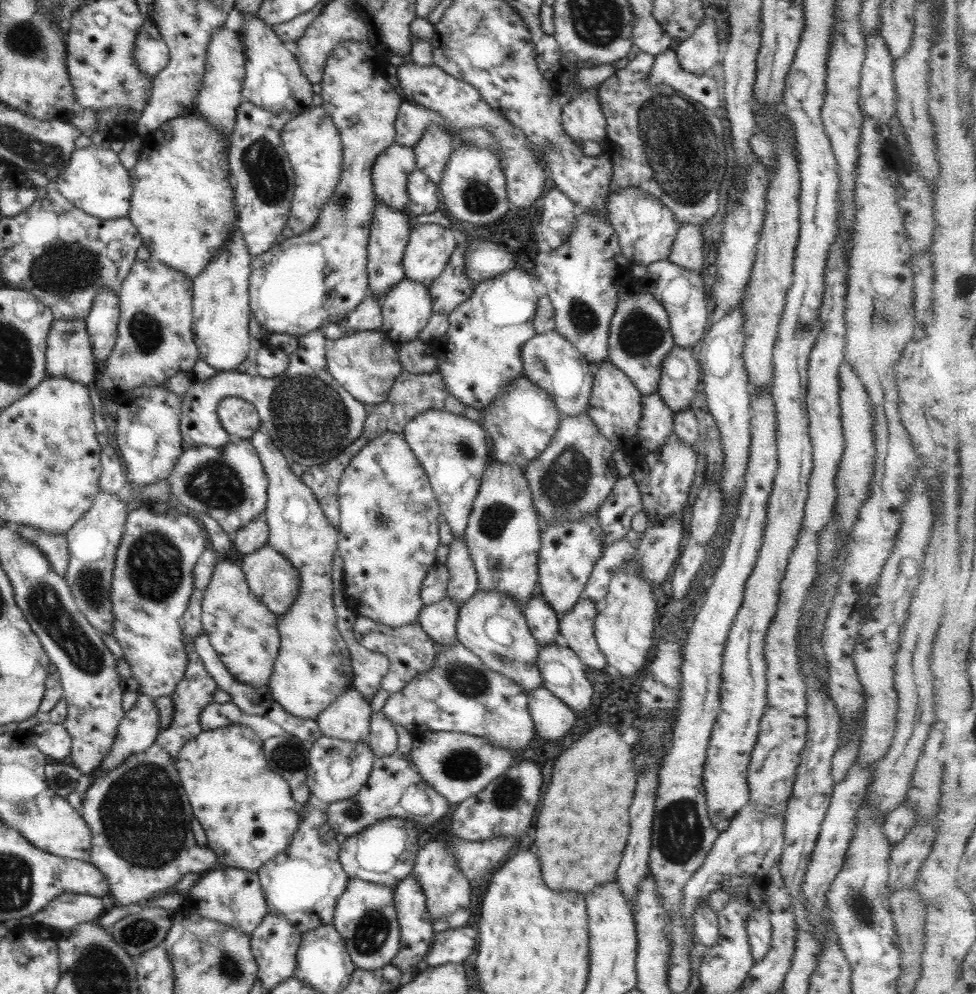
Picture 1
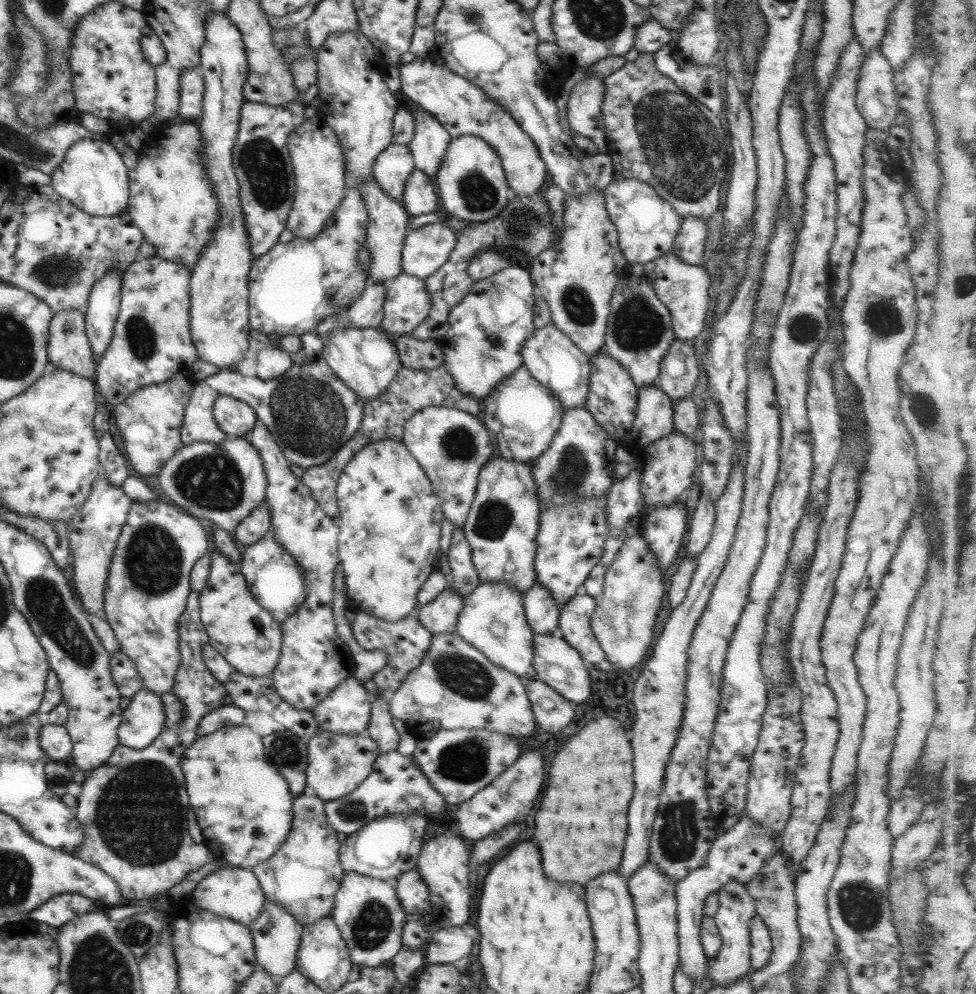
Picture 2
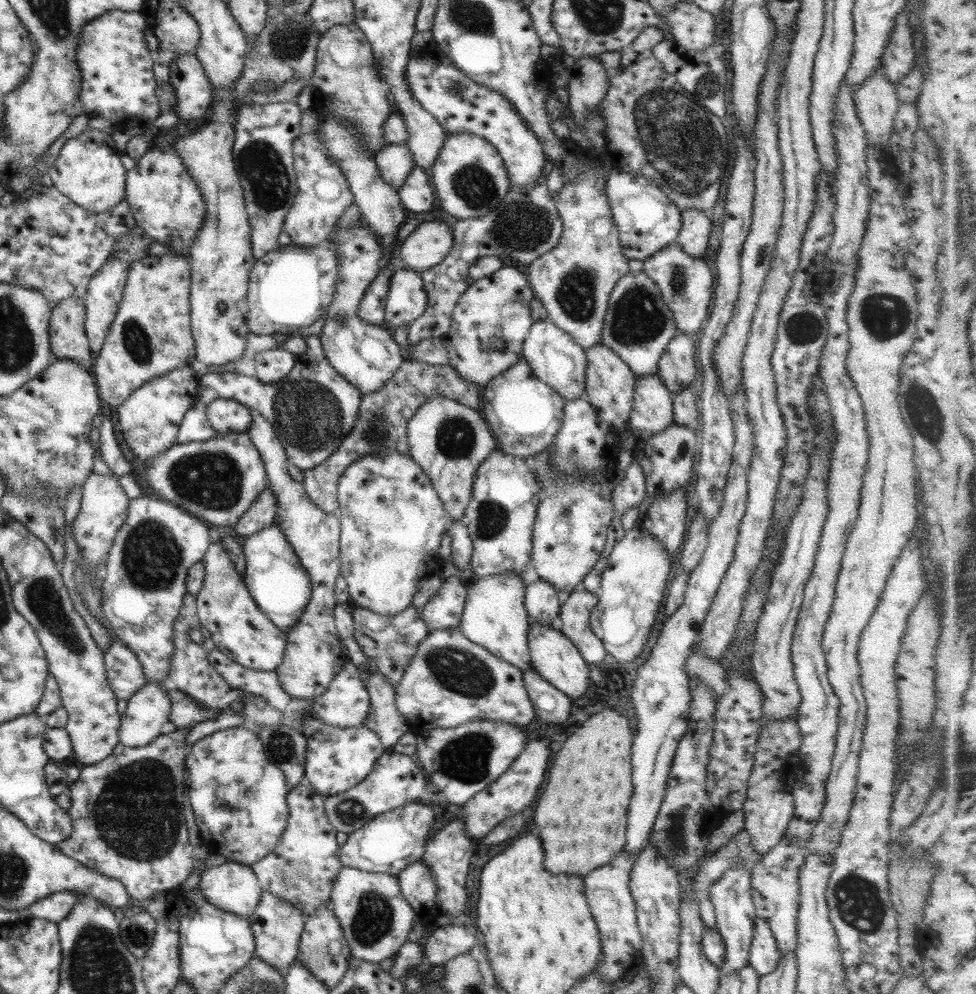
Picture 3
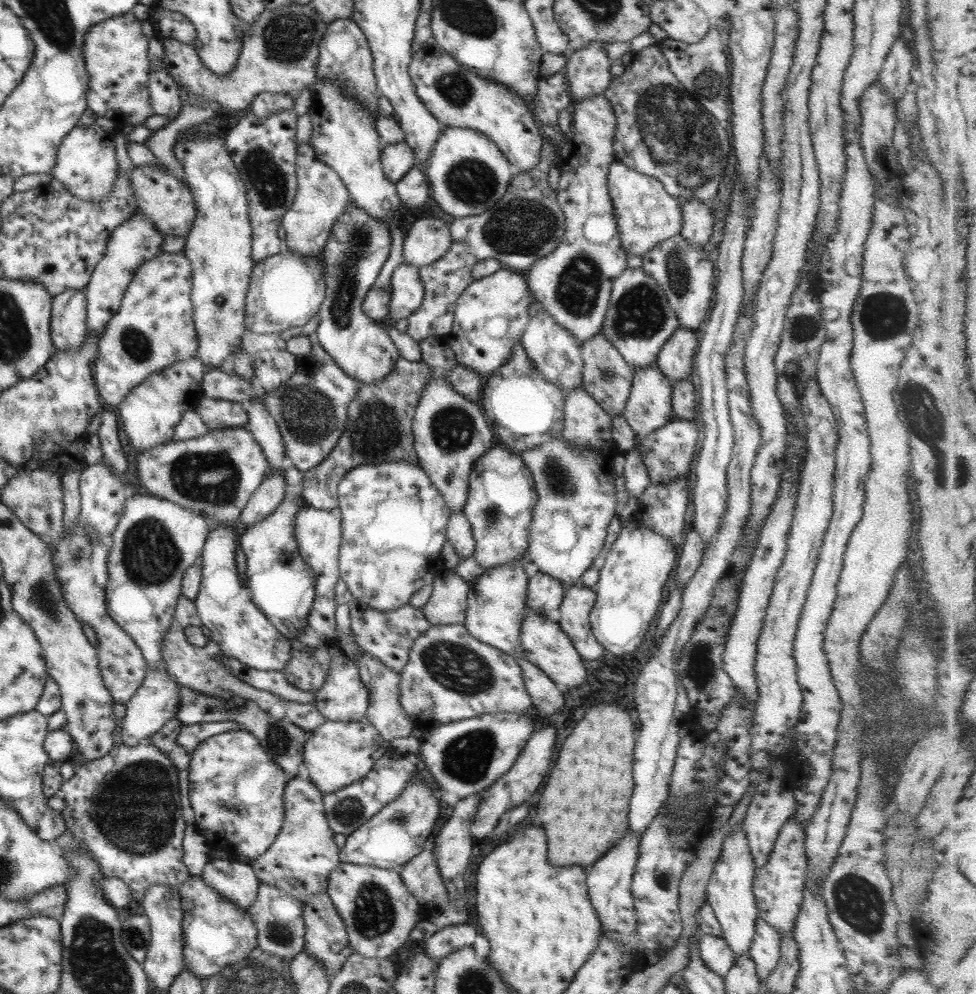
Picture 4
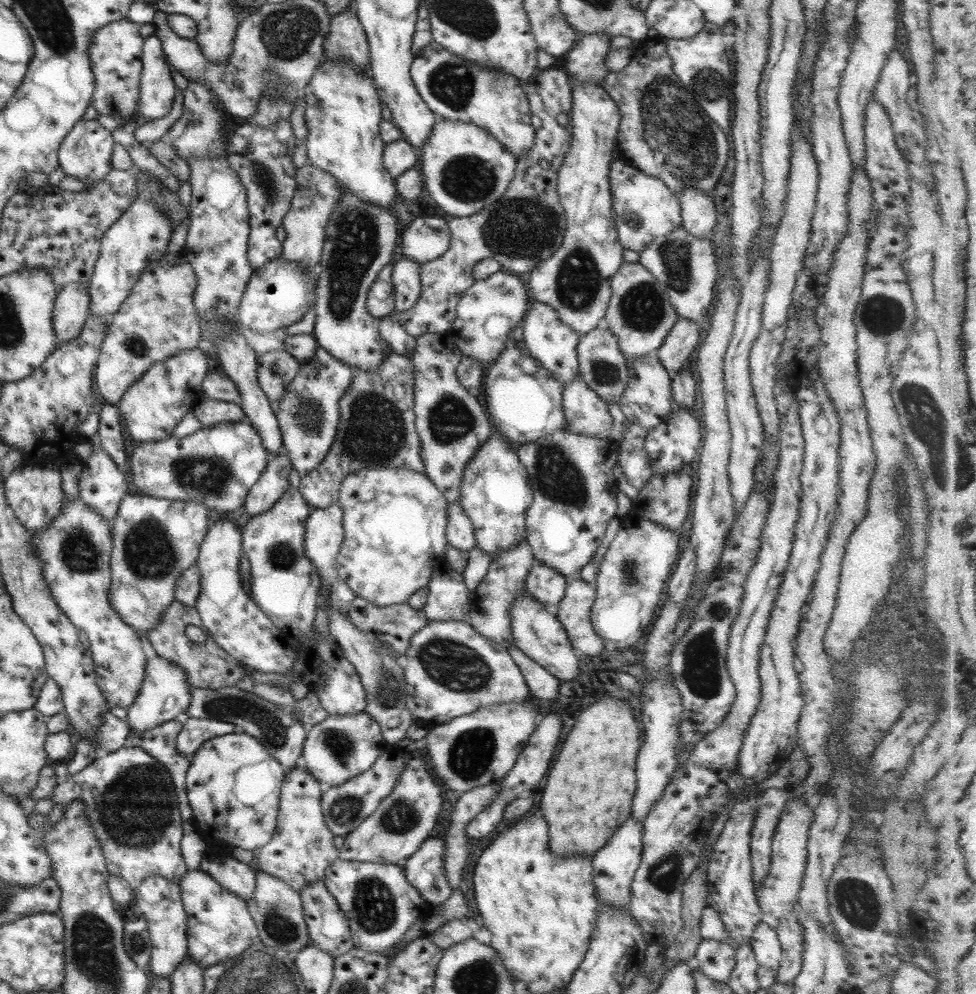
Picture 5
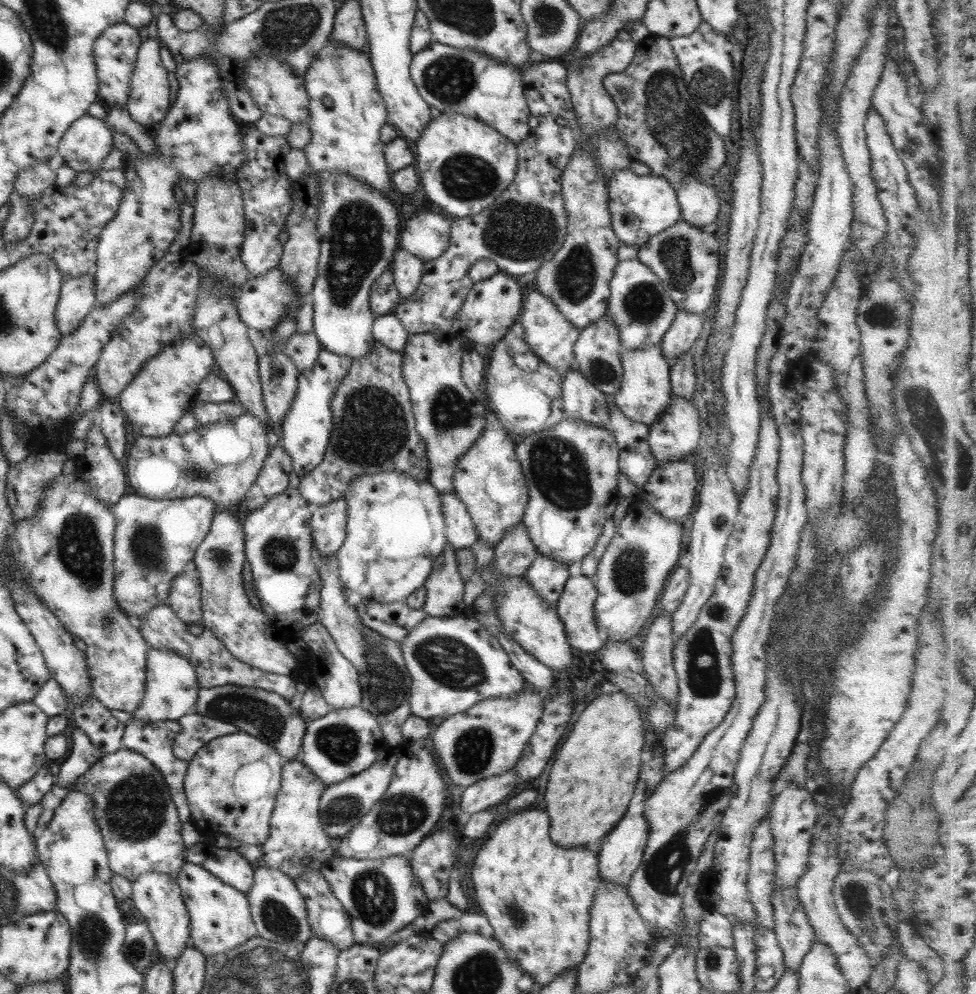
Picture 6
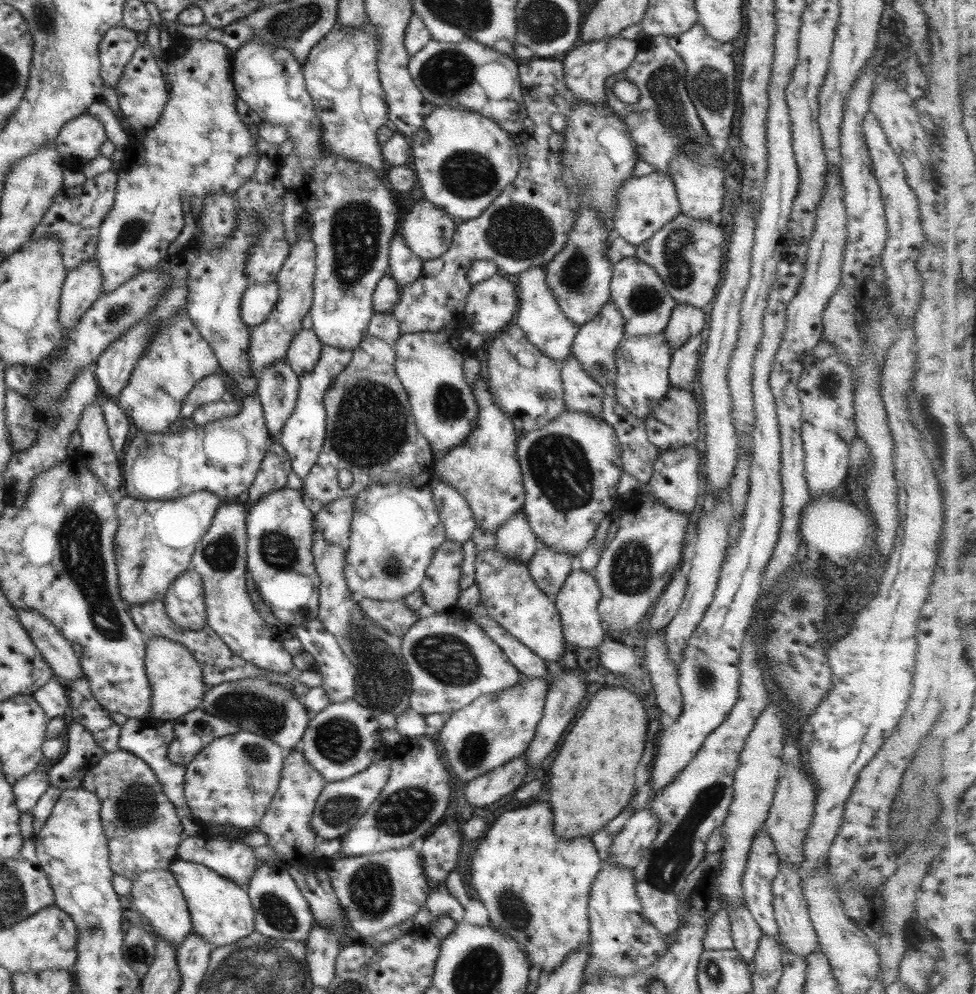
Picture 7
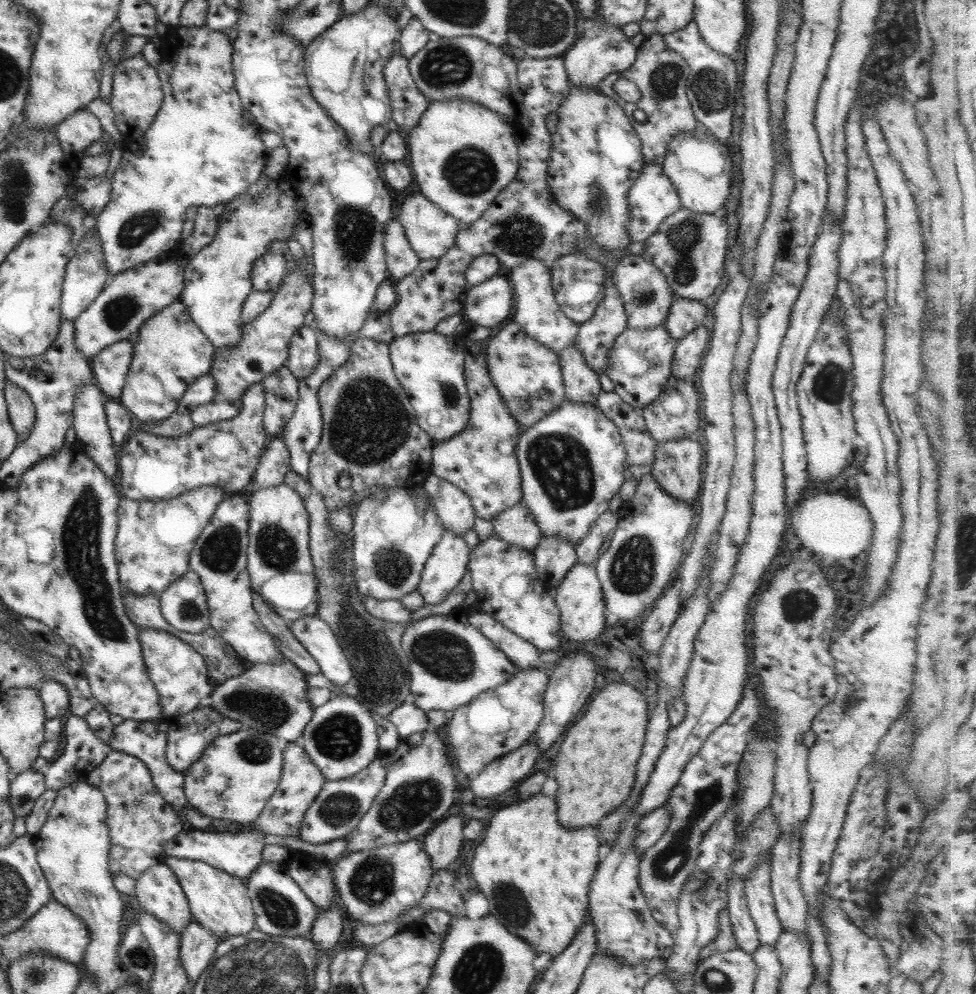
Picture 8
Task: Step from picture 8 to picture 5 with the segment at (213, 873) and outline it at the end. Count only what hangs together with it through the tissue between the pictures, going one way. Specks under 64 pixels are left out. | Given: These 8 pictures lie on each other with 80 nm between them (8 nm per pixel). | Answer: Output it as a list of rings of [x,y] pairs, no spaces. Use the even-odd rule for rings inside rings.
[[[188,870],[181,878],[181,901],[187,914],[188,952],[202,969],[214,966],[227,958],[242,954],[249,946],[259,941],[257,928],[247,901],[220,886],[208,873]]]

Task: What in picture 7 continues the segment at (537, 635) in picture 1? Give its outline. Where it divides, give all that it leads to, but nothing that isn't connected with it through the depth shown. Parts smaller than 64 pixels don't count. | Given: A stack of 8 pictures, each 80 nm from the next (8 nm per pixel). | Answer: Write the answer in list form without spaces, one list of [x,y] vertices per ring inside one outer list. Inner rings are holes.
[[[541,546],[528,562],[528,570],[538,588],[554,603],[566,578],[572,572],[574,555]]]

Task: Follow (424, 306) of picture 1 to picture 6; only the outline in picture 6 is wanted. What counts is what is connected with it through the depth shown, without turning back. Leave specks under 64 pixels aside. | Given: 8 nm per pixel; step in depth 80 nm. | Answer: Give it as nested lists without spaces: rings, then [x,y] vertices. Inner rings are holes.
[[[399,246],[390,264],[390,271],[401,300],[412,296],[421,281],[425,261]]]

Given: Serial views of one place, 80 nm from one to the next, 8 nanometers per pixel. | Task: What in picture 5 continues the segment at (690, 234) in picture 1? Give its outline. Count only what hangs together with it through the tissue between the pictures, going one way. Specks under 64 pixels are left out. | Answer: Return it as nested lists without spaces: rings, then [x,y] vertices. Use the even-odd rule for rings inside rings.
[[[687,188],[678,195],[681,202],[681,226],[696,238],[707,238],[716,225],[716,208],[711,193]]]

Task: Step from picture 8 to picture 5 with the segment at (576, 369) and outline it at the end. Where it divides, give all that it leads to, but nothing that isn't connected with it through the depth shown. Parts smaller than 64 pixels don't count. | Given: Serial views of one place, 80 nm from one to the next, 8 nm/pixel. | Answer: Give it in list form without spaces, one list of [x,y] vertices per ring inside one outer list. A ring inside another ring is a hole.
[[[580,376],[563,386],[563,411],[566,417],[565,428],[579,435],[605,438],[613,427],[612,417],[608,411],[608,405],[596,392],[588,389]]]

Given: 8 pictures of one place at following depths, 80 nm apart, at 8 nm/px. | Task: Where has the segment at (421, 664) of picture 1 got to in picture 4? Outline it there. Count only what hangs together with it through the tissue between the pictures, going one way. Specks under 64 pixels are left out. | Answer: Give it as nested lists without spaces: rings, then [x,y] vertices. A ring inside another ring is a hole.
[[[354,598],[347,605],[350,608],[351,631],[357,646],[369,652],[374,658],[379,658],[390,670],[400,674],[409,659],[414,641],[431,627],[424,616],[423,609],[406,604],[400,608],[382,612]]]

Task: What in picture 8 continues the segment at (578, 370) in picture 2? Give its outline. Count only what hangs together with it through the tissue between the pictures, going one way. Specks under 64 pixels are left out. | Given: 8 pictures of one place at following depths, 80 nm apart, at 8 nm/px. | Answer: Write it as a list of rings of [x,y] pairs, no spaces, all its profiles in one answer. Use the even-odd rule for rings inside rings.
[[[526,258],[520,266],[515,266],[504,274],[511,282],[513,296],[517,300],[514,322],[524,333],[537,342],[548,347],[556,354],[564,351],[566,347],[575,343],[579,326],[561,312],[561,306],[555,299],[554,289],[551,285],[550,263],[535,258]]]

